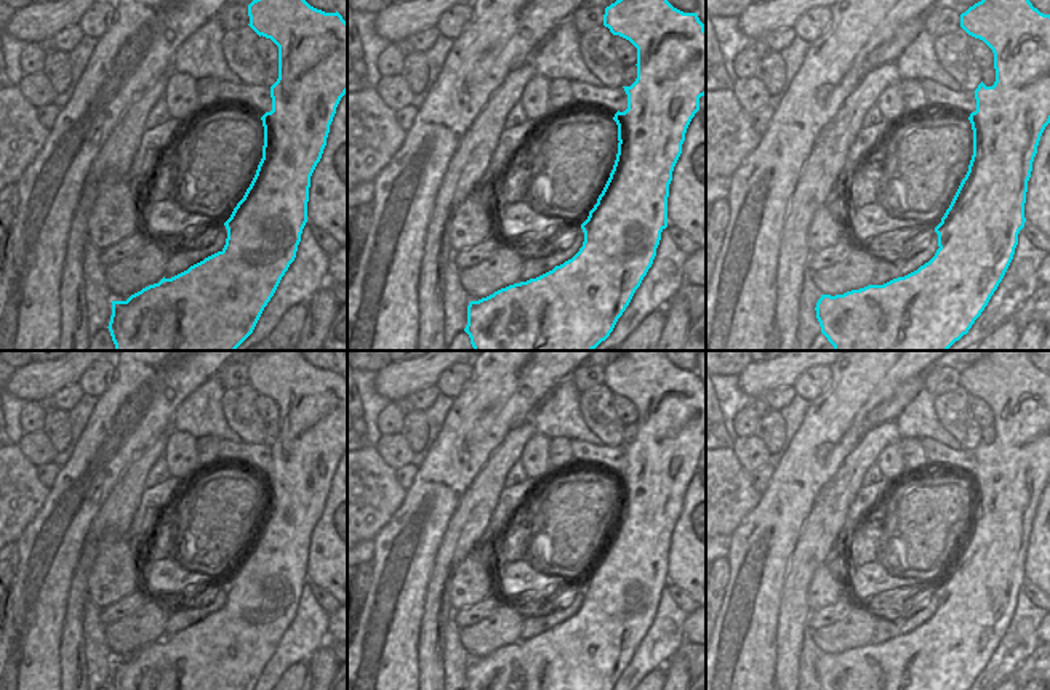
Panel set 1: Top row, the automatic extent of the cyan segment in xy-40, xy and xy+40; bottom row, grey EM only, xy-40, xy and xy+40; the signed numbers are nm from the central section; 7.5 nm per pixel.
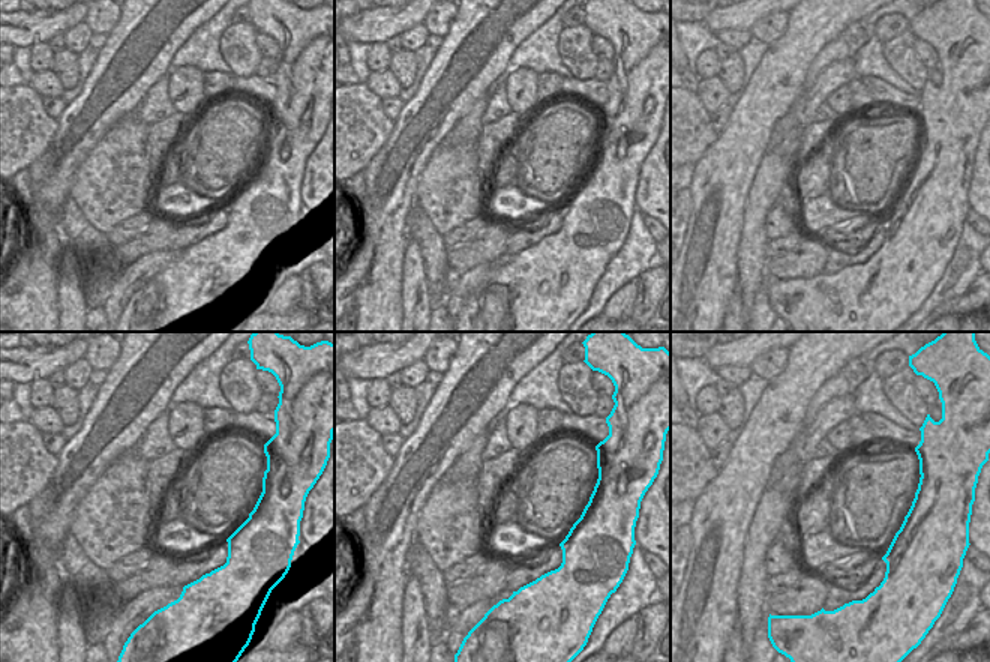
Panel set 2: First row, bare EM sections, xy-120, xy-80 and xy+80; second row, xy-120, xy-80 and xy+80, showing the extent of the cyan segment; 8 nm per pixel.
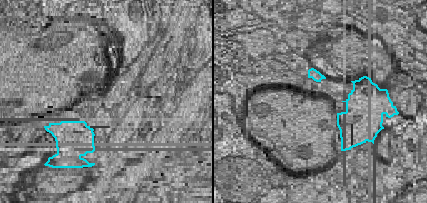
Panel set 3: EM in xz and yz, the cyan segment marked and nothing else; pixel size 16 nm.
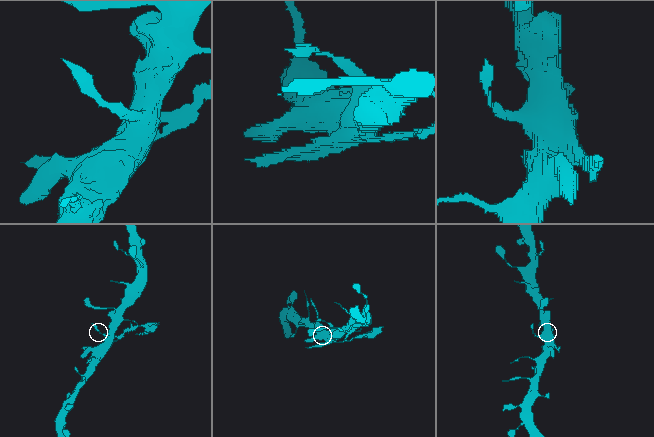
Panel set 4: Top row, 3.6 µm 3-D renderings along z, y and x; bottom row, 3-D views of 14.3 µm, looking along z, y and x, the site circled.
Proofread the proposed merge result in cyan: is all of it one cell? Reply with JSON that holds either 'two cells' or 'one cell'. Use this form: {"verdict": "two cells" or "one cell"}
{"verdict": "two cells"}

